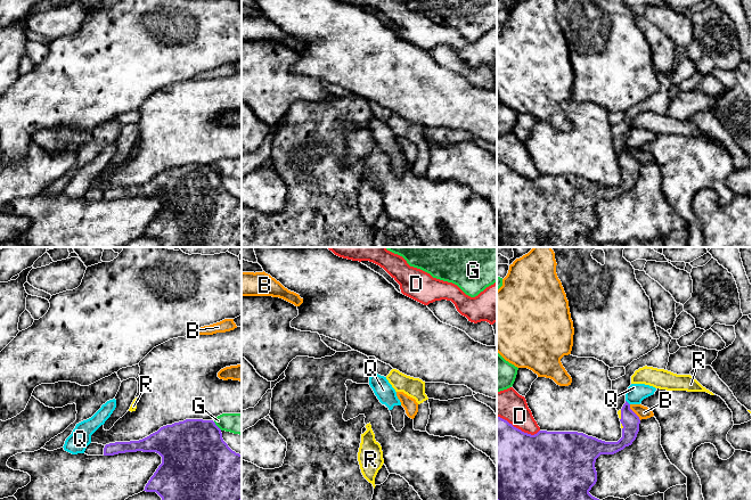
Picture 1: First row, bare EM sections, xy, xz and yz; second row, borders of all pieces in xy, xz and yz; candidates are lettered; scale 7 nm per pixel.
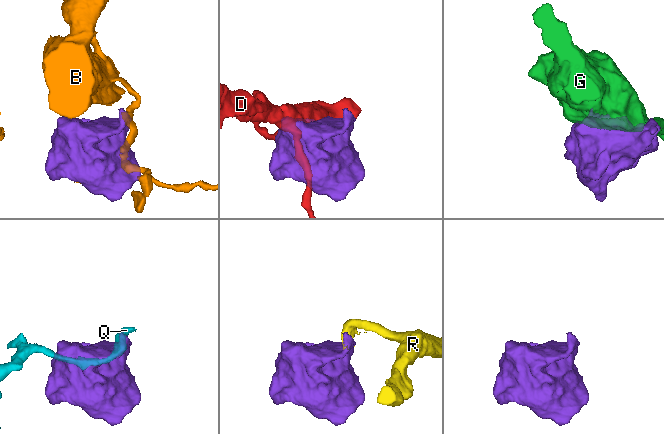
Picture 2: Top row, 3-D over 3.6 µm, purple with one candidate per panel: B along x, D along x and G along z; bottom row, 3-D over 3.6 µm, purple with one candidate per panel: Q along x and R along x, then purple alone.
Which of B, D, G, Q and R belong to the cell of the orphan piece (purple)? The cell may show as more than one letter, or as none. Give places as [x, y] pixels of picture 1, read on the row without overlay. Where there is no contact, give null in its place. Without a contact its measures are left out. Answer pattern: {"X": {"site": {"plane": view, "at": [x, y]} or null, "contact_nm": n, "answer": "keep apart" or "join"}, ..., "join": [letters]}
{"B": {"site": {"plane": "yz", "at": [634, 157]}, "contact_nm": 140, "answer": "keep apart"}, "D": {"site": {"plane": "yz", "at": [517, 173]}, "contact_nm": 320, "answer": "keep apart"}, "G": {"site": {"plane": "xy", "at": [217, 171]}, "contact_nm": 90, "answer": "keep apart"}, "Q": {"site": {"plane": "yz", "at": [627, 147]}, "contact_nm": 50, "answer": "keep apart"}, "R": {"site": {"plane": "yz", "at": [621, 160]}, "contact_nm": 70, "answer": "join"}, "join": ["R"]}

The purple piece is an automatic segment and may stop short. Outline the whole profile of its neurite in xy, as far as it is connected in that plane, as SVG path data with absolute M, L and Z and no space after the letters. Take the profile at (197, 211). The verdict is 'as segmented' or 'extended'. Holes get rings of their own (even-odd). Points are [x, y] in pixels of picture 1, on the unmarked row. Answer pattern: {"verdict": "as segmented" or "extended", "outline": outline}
{"verdict": "as segmented", "outline": "M186 164L163 171L139 186L109 188L104 192L104 200L137 196L156 197L162 202L162 208L144 235L156 237L162 247L242 247L242 199L228 191L222 183L221 174L213 165Z"}

